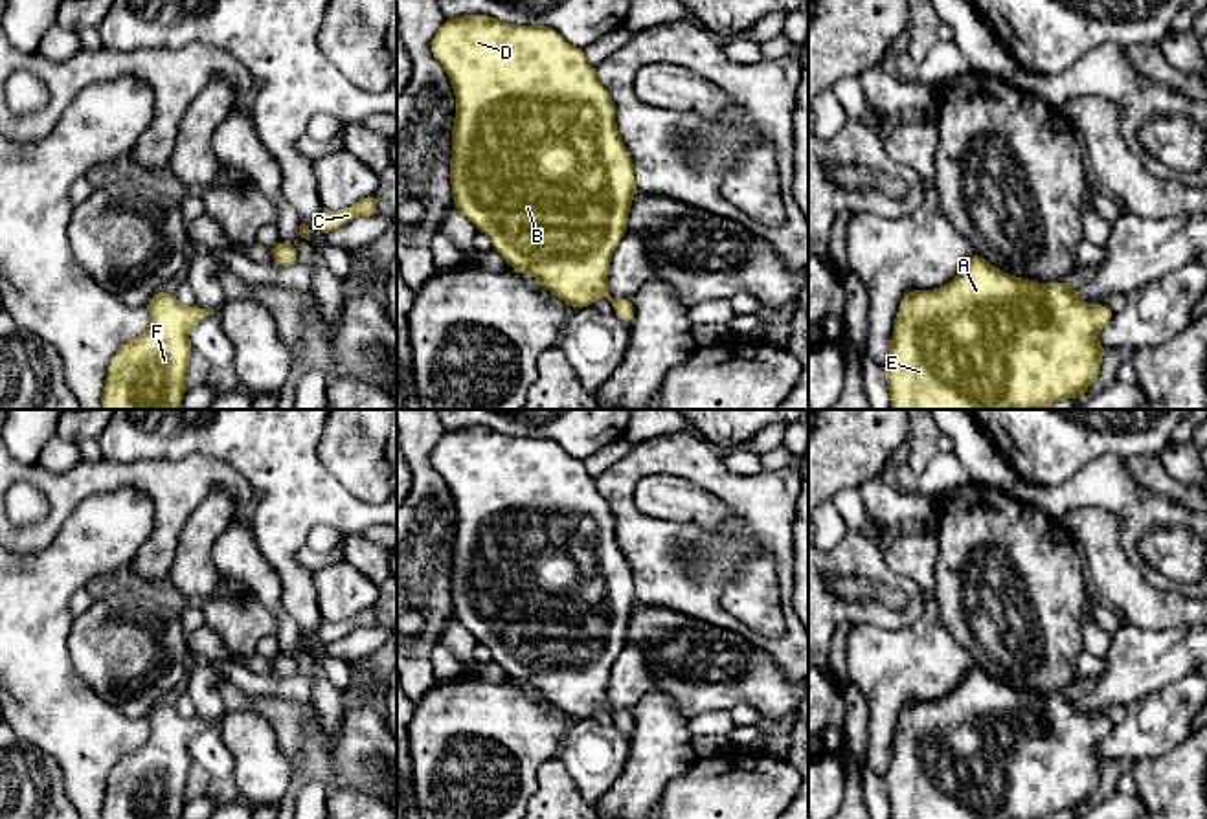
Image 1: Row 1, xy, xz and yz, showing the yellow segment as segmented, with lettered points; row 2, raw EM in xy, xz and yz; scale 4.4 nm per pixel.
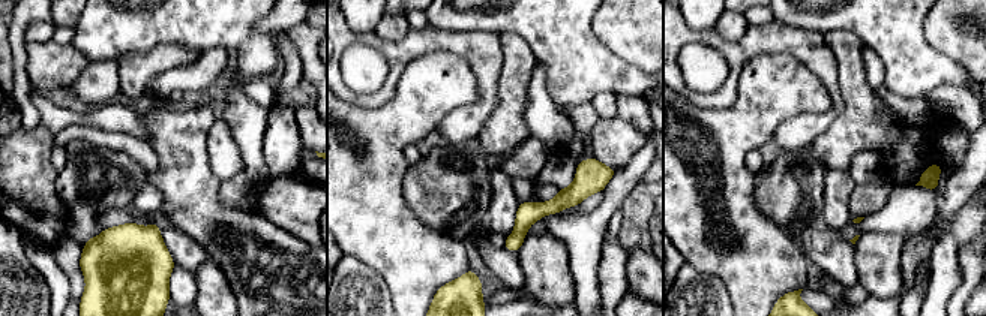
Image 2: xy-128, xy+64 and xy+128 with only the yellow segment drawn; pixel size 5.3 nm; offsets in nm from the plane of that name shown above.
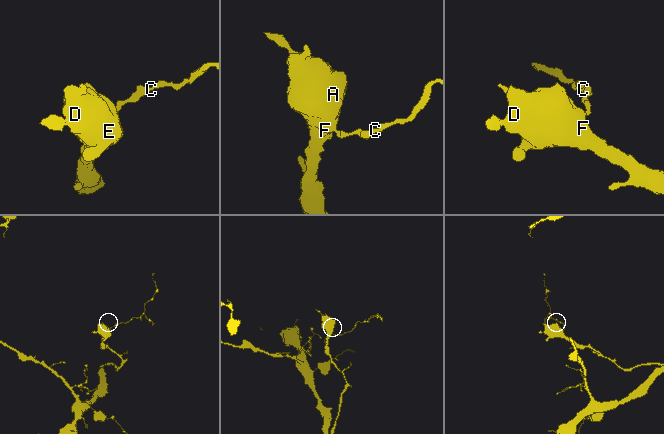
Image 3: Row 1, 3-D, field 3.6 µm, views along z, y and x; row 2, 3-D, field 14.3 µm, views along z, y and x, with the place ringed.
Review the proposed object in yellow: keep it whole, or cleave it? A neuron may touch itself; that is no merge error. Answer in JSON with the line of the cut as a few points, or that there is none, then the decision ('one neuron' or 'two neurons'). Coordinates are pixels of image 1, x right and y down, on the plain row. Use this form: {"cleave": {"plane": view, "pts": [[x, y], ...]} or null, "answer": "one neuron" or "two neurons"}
{"cleave": null, "answer": "one neuron"}

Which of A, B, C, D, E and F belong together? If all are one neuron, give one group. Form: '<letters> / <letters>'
A B C D E F

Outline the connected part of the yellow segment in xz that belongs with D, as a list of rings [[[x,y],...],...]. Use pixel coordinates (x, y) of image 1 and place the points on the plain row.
[[[487,426],[446,430],[430,459],[456,505],[450,571],[454,619],[491,648],[494,663],[509,678],[531,685],[568,718],[586,720],[601,707],[612,714],[614,725],[632,736],[632,711],[610,707],[608,683],[626,646],[628,621],[637,604],[634,575],[617,544],[614,512],[584,459],[570,457],[553,439],[514,437]]]

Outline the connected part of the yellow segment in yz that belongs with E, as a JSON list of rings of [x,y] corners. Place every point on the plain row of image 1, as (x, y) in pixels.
[[[972,665],[948,696],[909,701],[900,711],[884,775],[891,819],[1043,819],[1062,810],[1080,810],[1100,784],[1108,760],[1097,753],[1097,746],[1113,727],[1106,716],[1084,714],[1075,705],[1075,692],[1025,692]]]

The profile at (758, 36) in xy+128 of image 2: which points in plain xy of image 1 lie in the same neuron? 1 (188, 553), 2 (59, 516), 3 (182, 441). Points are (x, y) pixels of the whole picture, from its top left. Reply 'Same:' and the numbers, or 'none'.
Same: 2

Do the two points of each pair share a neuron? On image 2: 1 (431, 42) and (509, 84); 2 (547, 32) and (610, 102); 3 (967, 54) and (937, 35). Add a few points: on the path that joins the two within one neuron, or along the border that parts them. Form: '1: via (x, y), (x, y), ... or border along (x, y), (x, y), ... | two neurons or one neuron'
1: border along (500, 42), (503, 65), (499, 104), (491, 113) | two neurons
2: border along (616, 93), (599, 92), (592, 101) | two neurons
3: via (959, 47), (944, 35) | one neuron

